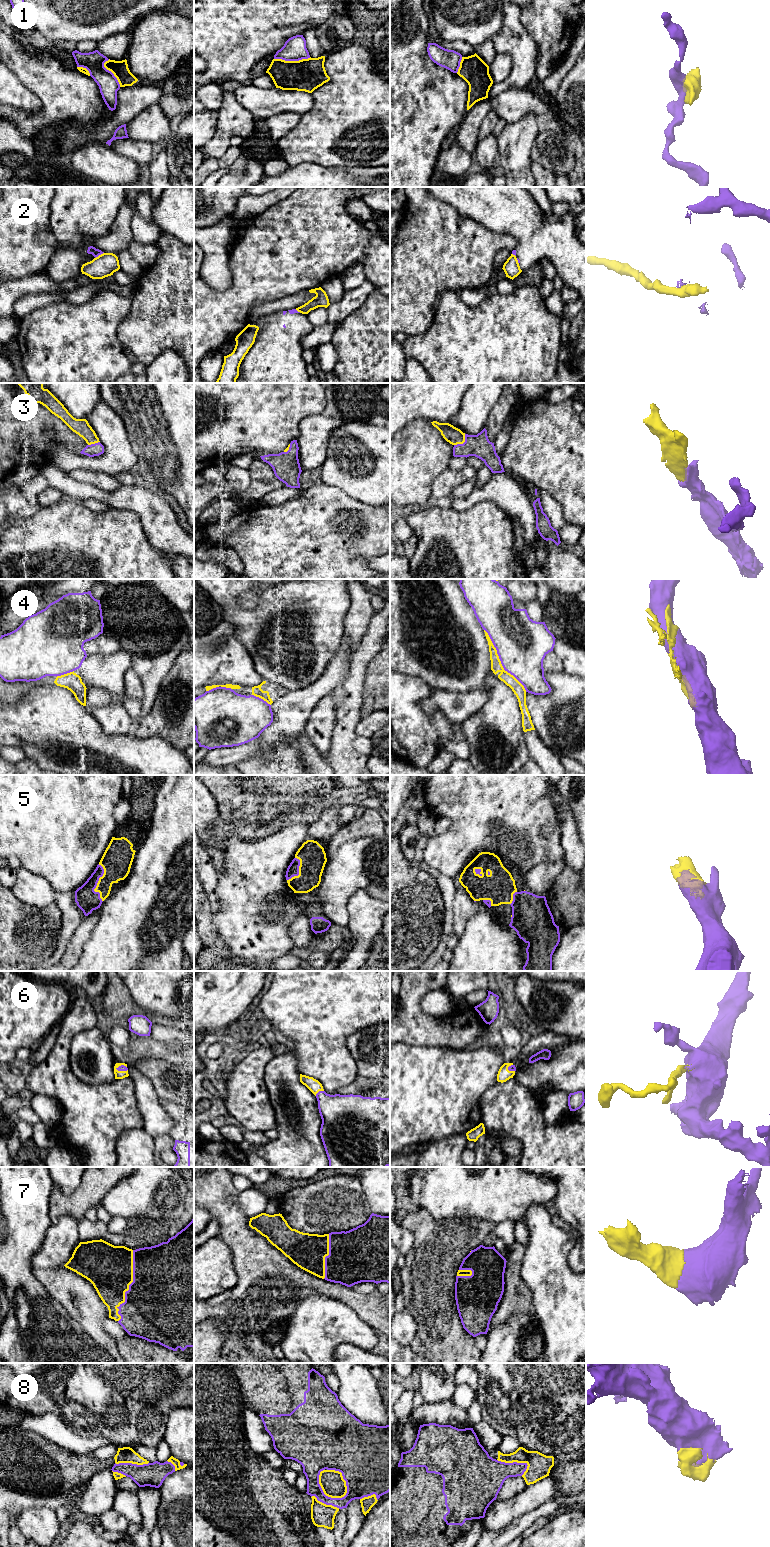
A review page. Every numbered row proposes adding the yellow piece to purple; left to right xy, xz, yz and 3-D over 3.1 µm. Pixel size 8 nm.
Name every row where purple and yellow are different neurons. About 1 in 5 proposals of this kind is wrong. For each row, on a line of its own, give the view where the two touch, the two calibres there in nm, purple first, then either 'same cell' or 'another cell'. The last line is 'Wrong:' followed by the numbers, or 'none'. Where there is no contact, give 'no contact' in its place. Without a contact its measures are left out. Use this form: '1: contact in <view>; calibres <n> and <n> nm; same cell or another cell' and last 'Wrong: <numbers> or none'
1: contact in xz; calibres 190 and 260 nm; another cell
2: contact in xy; calibres 70 and 180 nm; another cell
3: contact in yz; calibres 180 and 140 nm; same cell
4: contact in yz; calibres 420 and 90 nm; same cell
5: contact in xy; calibres 180 and 240 nm; same cell
6: contact in xz; calibres 320 and 100 nm; same cell
7: contact in xy; calibres 500 and 380 nm; same cell
8: contact in xz; calibres 160 and 190 nm; same cell
Wrong: 1, 2

